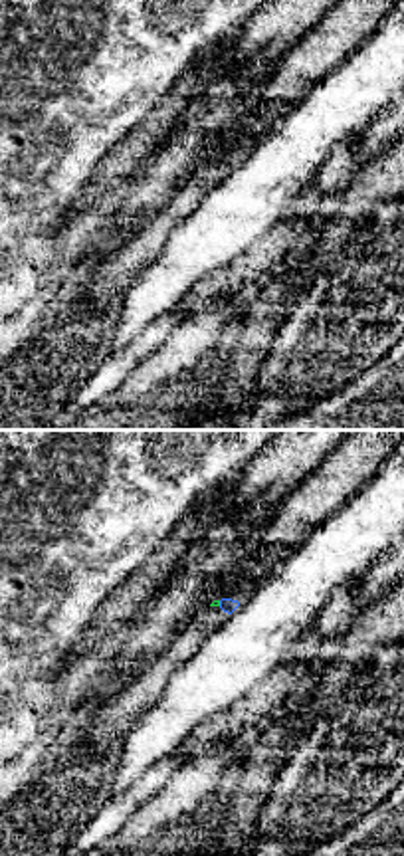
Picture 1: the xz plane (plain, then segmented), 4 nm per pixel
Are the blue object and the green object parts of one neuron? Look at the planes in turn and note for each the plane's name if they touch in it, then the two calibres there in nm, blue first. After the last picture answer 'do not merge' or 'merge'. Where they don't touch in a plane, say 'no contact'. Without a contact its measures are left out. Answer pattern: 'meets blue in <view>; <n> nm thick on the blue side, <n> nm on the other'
meets blue in xz; 60 nm thick on the blue side, 30 nm on the other

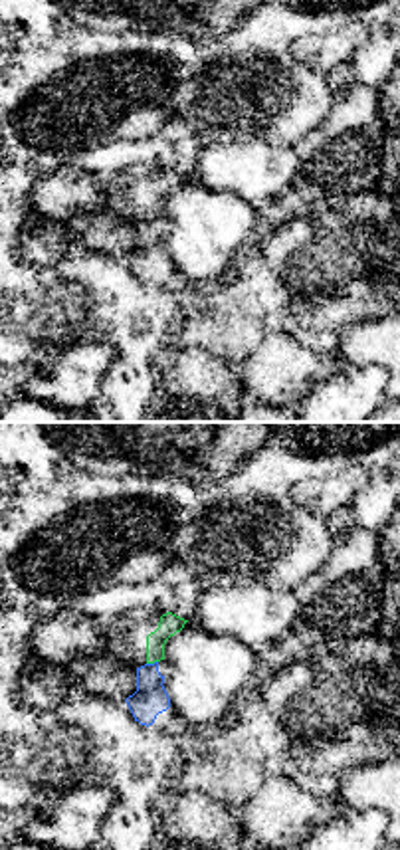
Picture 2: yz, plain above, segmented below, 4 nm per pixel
meets blue in yz; 140 nm thick on the blue side, 90 nm on the other

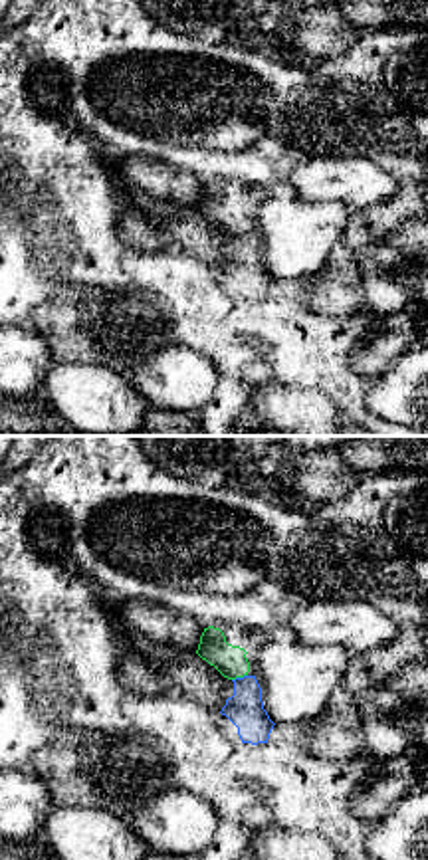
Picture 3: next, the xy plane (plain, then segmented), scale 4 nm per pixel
meets blue in xy; 150 nm thick on the blue side, 130 nm on the other

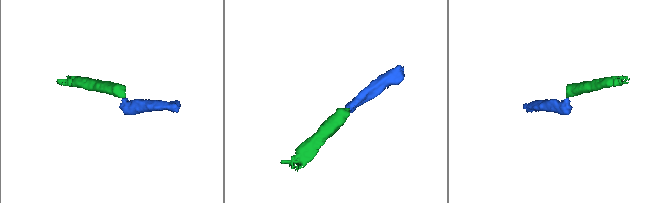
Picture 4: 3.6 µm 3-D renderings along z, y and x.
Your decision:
do not merge

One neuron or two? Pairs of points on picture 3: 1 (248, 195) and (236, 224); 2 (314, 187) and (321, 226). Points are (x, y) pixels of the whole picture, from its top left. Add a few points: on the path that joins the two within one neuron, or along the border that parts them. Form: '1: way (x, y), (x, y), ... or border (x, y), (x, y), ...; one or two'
1: way (240, 203), (236, 216); one
2: border (292, 193), (308, 201), (347, 203), (355, 209); two

